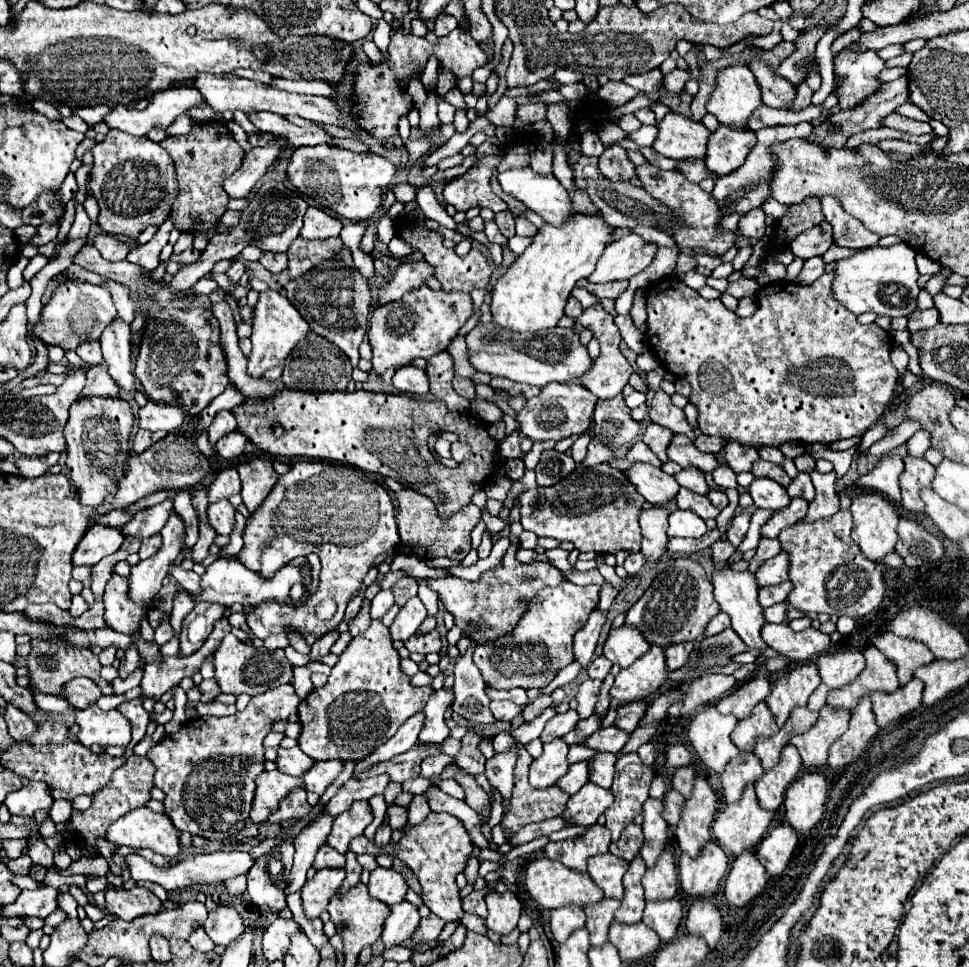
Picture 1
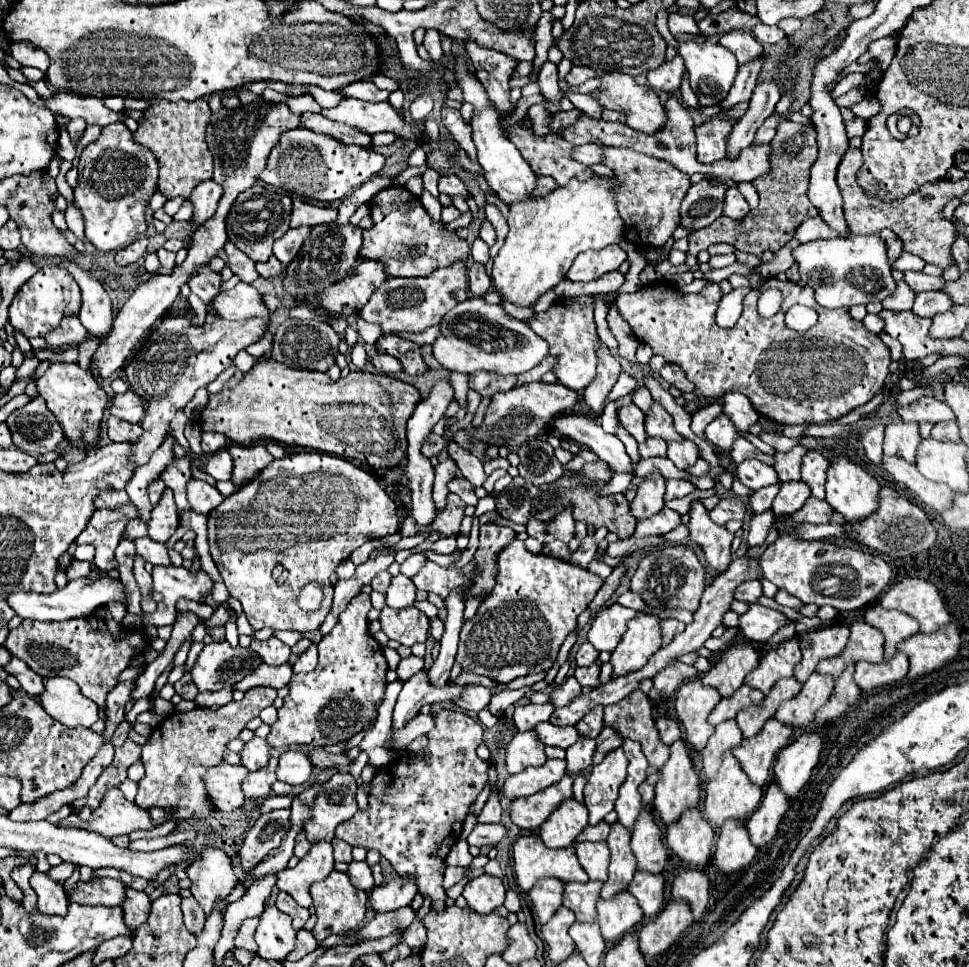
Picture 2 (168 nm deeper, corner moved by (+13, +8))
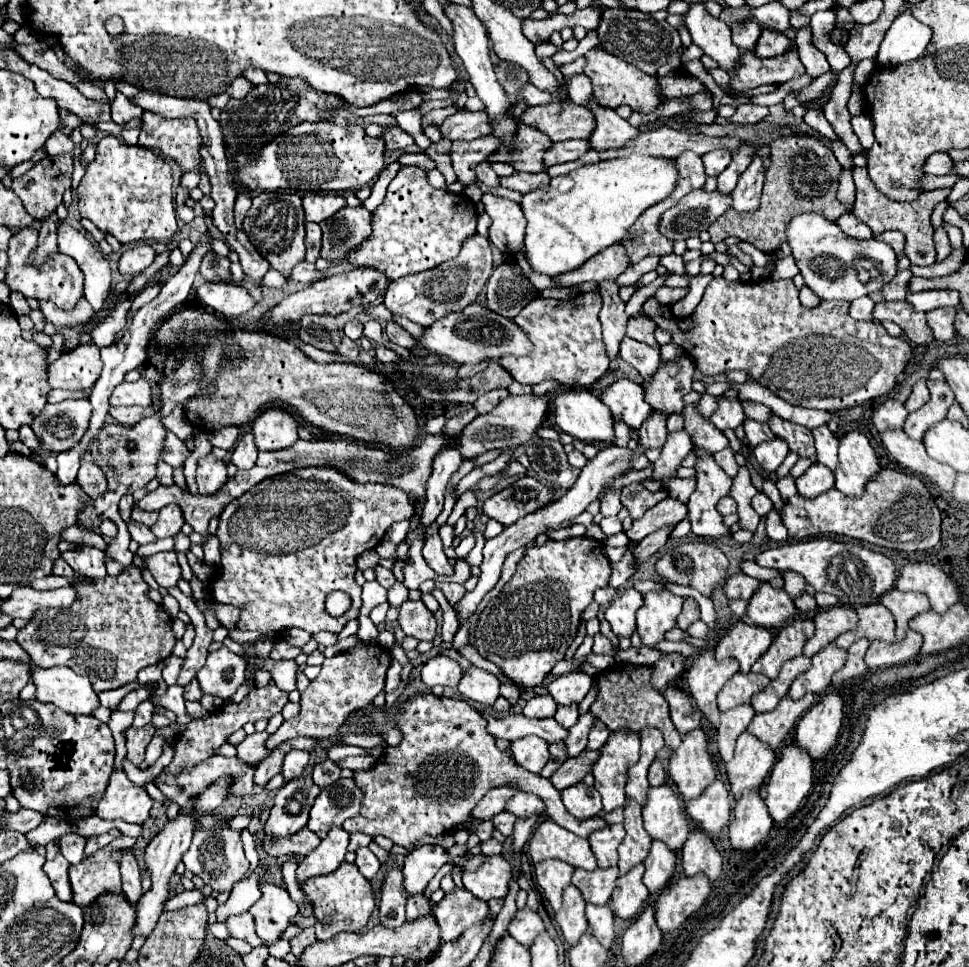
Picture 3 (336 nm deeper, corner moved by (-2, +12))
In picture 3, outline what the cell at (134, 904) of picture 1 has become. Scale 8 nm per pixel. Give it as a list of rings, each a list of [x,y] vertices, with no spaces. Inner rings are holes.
[[[121,835],[93,856],[83,858],[77,866],[71,866],[69,880],[73,888],[73,902],[79,906],[89,906],[99,898],[99,894],[123,894],[119,864],[111,860],[110,854],[114,849],[132,848],[135,843],[136,838]]]

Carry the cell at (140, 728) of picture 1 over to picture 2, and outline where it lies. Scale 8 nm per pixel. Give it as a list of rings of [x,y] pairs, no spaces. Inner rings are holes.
[[[90,614],[88,618],[72,618],[64,622],[22,620],[18,628],[10,630],[4,646],[12,656],[24,660],[34,672],[44,678],[68,676],[80,686],[86,698],[104,708],[106,694],[118,684],[118,674],[130,666],[132,658],[146,650],[148,642],[150,640],[144,628],[124,628],[122,634],[116,638],[112,636],[104,620]]]

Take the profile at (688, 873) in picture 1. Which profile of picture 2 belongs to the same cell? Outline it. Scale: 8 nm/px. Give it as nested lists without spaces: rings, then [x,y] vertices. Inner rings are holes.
[[[688,808],[674,824],[668,826],[668,848],[686,864],[704,868],[710,860],[714,828],[702,816],[702,810]]]

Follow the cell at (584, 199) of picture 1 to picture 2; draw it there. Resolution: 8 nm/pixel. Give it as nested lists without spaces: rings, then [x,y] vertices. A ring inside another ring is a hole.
[[[538,176],[536,188],[532,190],[532,196],[546,196],[546,194],[552,192],[556,186],[558,186],[558,184],[556,184],[552,178],[548,178],[548,176]]]

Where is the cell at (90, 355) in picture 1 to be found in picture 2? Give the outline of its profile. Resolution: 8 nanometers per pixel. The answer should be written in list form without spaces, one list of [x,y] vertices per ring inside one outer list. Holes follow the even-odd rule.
[[[64,316],[60,328],[48,332],[44,336],[44,340],[48,342],[50,348],[68,348],[68,346],[78,346],[82,340],[86,340],[88,332],[86,328],[80,324],[78,316]]]

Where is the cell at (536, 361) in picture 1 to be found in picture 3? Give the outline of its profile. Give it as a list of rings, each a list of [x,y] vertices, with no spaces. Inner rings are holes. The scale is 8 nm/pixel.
[[[479,302],[469,304],[463,312],[451,312],[445,318],[427,326],[421,344],[427,350],[453,360],[459,366],[479,364],[483,360],[499,360],[503,356],[527,356],[527,352],[531,352],[531,342],[527,340],[523,328],[515,326],[513,320],[507,320],[505,316],[491,312],[487,306]]]

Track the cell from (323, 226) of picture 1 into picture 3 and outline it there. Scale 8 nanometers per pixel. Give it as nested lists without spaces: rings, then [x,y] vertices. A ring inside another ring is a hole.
[[[307,192],[307,194],[303,194],[303,210],[305,210],[307,222],[327,220],[335,212],[339,212],[339,208],[343,208],[343,206],[347,206],[345,196],[337,194],[337,192],[327,192],[327,194]]]

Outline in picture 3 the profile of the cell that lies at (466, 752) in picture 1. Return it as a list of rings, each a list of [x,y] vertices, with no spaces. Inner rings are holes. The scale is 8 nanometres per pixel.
[[[415,694],[401,708],[397,708],[397,722],[399,730],[403,732],[403,742],[397,748],[387,748],[369,772],[355,772],[355,782],[365,790],[365,800],[361,812],[343,824],[343,830],[347,830],[349,834],[361,832],[371,838],[381,834],[391,838],[393,844],[413,852],[415,842],[423,836],[443,836],[455,830],[459,824],[471,820],[471,812],[479,804],[479,800],[491,788],[505,784],[517,784],[521,790],[537,794],[545,802],[549,818],[577,836],[589,838],[591,832],[607,826],[607,822],[599,816],[589,820],[577,820],[569,812],[565,812],[565,806],[561,804],[561,792],[551,784],[551,780],[519,768],[505,752],[501,752],[495,746],[495,738],[487,732],[487,720],[465,700],[437,698],[433,694]]]

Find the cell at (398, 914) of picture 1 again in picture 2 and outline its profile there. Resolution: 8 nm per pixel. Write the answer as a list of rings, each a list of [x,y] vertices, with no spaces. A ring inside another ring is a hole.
[[[396,876],[382,886],[376,886],[370,894],[370,902],[376,912],[396,910],[400,906],[410,906],[414,896],[418,894],[418,886],[414,876]]]

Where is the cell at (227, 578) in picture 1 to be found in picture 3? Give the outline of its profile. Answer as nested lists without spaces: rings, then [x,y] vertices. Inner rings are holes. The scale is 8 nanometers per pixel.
[[[159,552],[149,558],[143,558],[145,568],[151,570],[153,578],[163,588],[173,588],[181,580],[181,566],[177,564],[175,552]]]

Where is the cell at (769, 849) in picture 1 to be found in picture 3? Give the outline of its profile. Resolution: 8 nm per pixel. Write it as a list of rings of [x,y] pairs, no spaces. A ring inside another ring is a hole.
[[[789,744],[781,750],[767,784],[767,808],[775,824],[785,822],[797,810],[813,786],[813,762],[805,750]]]

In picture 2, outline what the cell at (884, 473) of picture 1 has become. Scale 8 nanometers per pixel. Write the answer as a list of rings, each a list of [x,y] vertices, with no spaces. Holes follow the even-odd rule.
[[[876,424],[872,426],[864,436],[862,436],[862,444],[866,450],[866,456],[880,466],[880,456],[882,456],[882,438],[884,438],[884,424]]]

